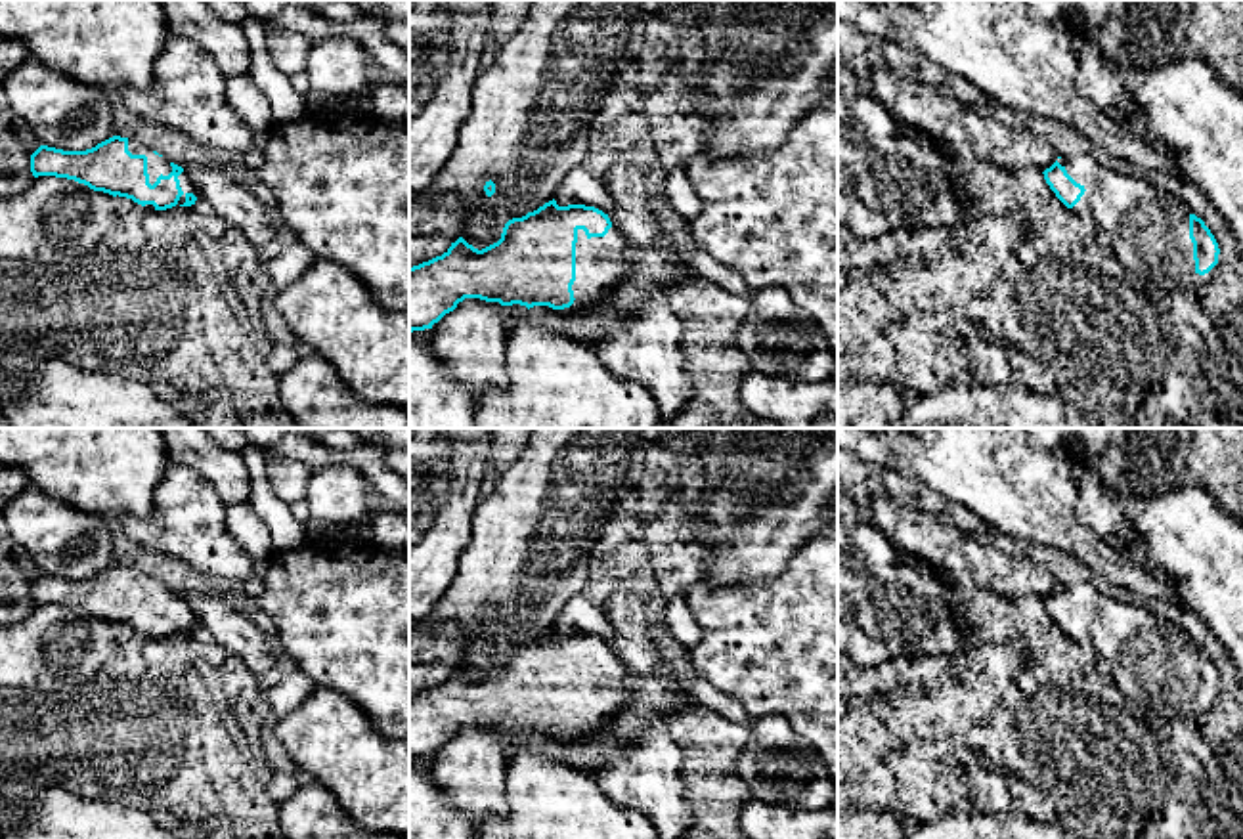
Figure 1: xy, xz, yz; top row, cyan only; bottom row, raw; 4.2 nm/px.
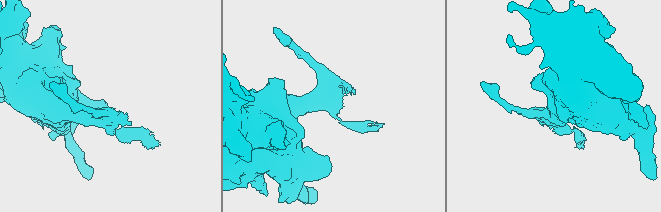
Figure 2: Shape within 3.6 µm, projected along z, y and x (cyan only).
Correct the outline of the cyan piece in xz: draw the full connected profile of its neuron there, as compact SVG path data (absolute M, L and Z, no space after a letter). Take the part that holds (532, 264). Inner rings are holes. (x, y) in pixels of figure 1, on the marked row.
M553 199L522 218L509 220L501 239L482 250L459 237L442 256L409 268L409 333L432 329L465 298L520 304L528 310L602 306L608 292L633 273L627 247L627 239L602 210L585 204L558 206Z

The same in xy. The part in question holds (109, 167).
M113 136L86 151L40 145L31 155L31 172L75 180L94 191L126 197L151 210L191 206L201 195L182 166L157 151Z

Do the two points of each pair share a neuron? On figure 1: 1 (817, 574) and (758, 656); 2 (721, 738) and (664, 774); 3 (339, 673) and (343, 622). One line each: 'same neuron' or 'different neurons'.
1: same neuron
2: different neurons
3: same neuron

